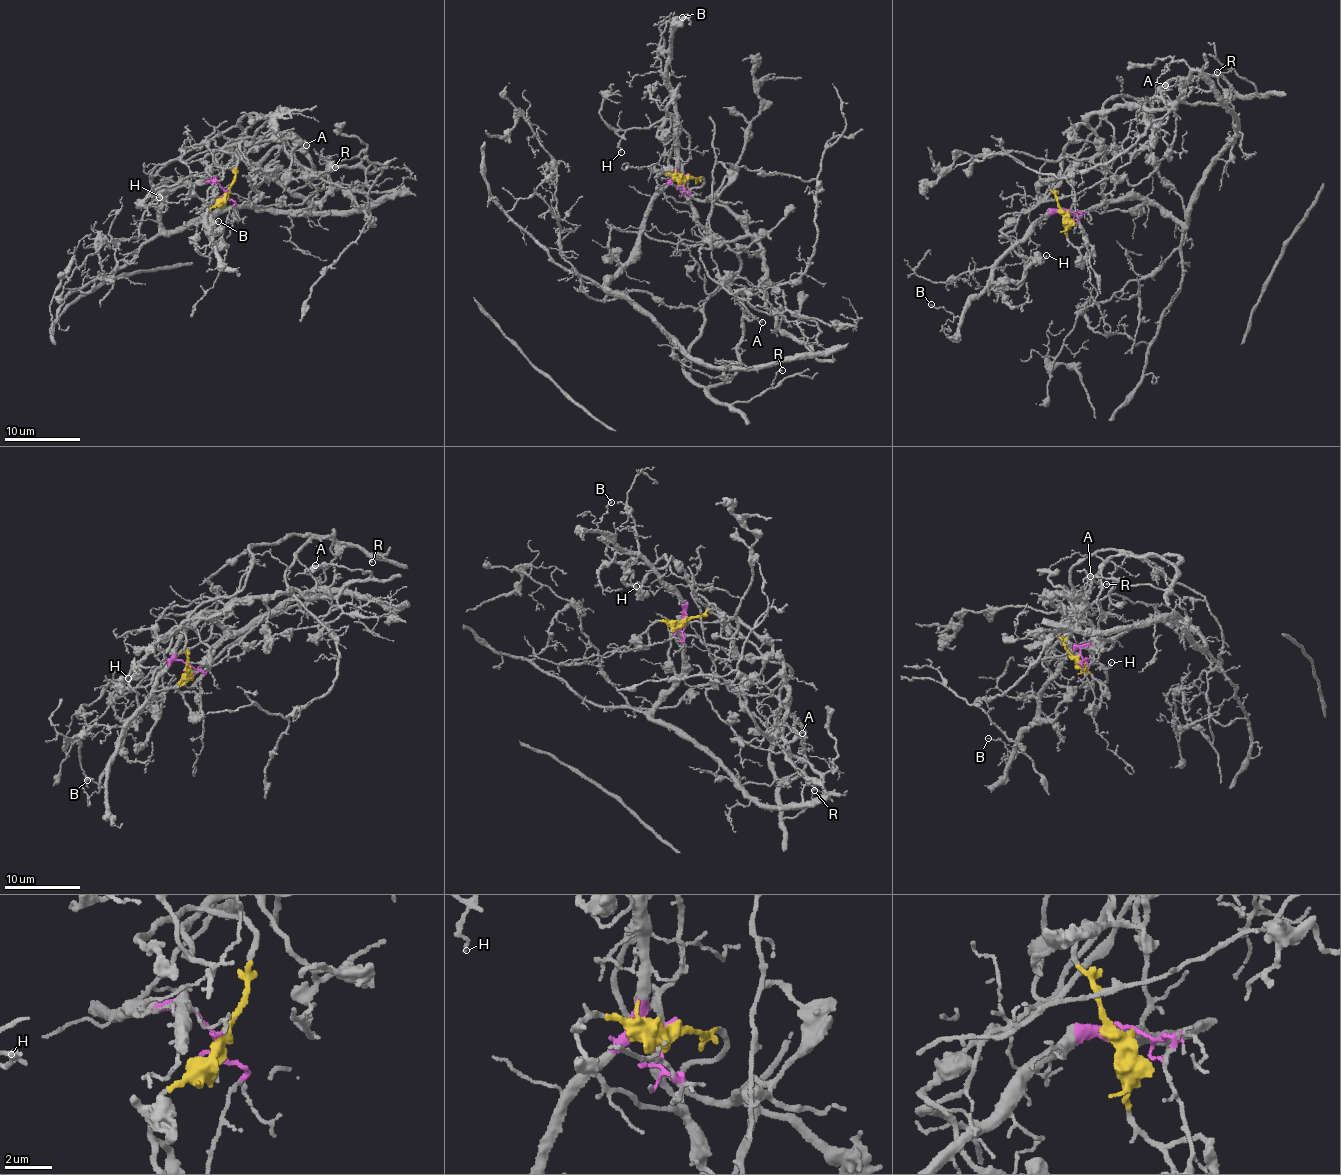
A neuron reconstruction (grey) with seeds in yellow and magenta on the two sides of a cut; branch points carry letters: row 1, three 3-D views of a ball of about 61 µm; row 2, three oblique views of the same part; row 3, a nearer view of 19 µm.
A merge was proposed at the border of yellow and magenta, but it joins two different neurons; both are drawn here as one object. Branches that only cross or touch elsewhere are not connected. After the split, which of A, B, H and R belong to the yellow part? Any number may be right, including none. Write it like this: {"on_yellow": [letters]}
{"on_yellow": ["A", "H", "R"]}

